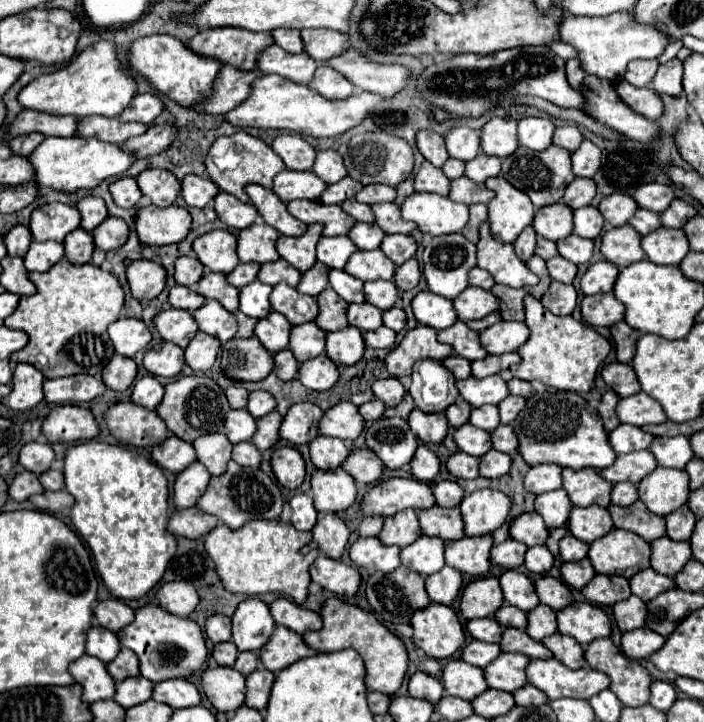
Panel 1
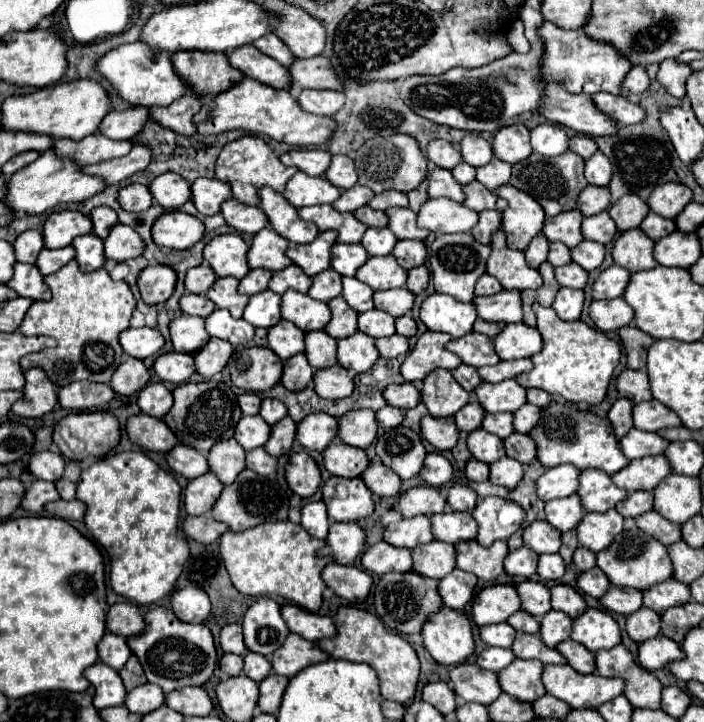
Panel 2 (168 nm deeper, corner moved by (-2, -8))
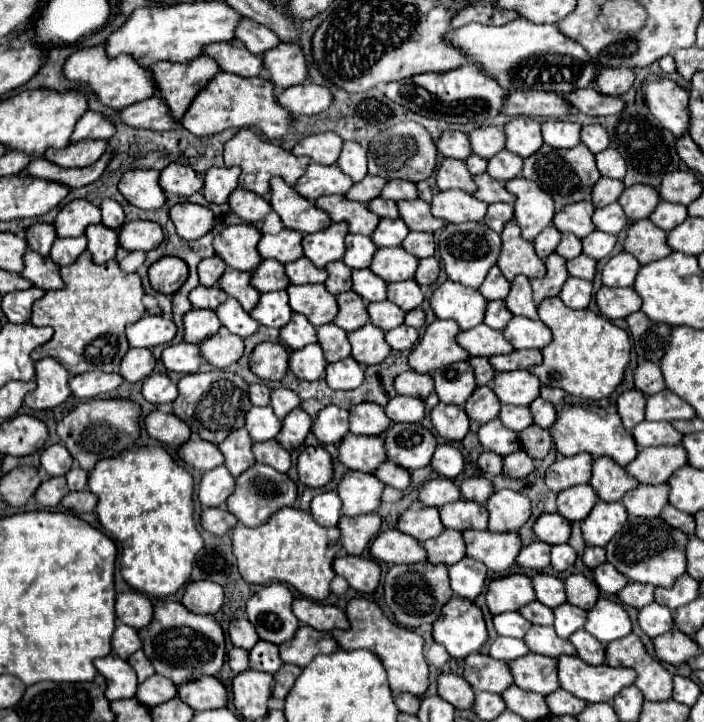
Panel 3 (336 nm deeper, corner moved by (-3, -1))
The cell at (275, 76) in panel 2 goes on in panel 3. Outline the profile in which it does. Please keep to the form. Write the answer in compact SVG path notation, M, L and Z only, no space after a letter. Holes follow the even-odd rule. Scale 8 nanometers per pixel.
M238 39L226 43L212 43L204 49L204 53L216 59L222 71L230 71L242 77L258 77L264 71L262 57L250 55L250 51L246 51L246 47L238 43Z

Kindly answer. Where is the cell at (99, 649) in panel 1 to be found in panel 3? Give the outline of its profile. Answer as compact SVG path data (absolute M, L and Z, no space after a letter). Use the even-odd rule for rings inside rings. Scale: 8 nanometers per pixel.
M118 625L112 635L112 653L120 659L128 659L134 651L142 647L142 641L138 637L138 631L128 625Z

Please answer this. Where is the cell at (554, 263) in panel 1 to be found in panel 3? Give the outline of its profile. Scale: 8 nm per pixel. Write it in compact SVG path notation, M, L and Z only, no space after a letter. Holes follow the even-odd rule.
M578 255L570 261L566 261L566 269L572 277L580 277L586 281L592 281L594 273L596 273L596 261L590 259L588 255Z

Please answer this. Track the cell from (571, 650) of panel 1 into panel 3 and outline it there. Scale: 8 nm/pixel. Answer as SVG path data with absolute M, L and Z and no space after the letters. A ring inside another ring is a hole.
M584 629L570 635L570 643L576 647L578 657L582 657L586 663L590 663L590 665L604 663L606 647L598 639L594 639L590 633L586 633Z

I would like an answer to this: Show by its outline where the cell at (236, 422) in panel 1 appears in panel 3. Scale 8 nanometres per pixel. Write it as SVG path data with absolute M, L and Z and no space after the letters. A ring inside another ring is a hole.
M252 407L246 413L244 427L250 433L252 441L268 441L278 435L282 421L278 421L272 407Z

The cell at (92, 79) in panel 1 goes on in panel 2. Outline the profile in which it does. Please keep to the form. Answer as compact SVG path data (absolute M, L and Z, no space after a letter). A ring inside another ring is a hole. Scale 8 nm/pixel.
M73 80L35 90L25 96L11 96L1 106L1 128L13 132L33 132L51 138L81 140L97 130L101 118L111 110L107 92L93 80Z

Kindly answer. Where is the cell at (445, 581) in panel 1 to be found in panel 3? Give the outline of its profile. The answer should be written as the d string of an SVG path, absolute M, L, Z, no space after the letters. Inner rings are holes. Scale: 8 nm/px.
M464 557L462 561L448 567L450 587L458 597L476 599L484 589L486 573L488 573L488 569L484 563L474 561L470 557Z

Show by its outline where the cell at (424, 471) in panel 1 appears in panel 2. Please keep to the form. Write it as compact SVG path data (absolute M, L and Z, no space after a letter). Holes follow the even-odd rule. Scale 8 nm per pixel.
M433 452L433 454L427 454L425 458L425 466L421 468L419 476L433 488L439 488L443 486L445 482L449 482L453 478L453 466L451 462L439 454L439 452Z

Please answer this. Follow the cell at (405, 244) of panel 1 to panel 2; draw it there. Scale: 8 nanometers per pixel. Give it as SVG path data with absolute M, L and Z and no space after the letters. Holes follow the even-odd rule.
M399 240L393 250L393 256L401 266L405 266L405 270L409 270L421 266L427 260L427 248L421 240Z

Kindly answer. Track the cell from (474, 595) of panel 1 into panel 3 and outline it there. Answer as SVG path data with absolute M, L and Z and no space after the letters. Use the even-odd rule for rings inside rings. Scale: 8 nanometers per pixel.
M514 573L508 577L500 577L490 581L486 591L486 605L492 615L504 611L516 611L518 607L534 601L534 589L530 577Z

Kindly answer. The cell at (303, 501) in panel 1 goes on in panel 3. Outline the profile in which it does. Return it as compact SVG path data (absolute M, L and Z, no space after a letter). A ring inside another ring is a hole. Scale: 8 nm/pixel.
M326 491L312 499L310 515L322 527L336 527L340 519L340 507L342 507L340 497L334 491Z

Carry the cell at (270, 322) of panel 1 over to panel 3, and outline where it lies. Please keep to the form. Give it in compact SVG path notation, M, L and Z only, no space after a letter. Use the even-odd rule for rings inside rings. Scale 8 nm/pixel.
M294 313L290 323L280 329L280 341L284 345L288 345L290 349L302 349L302 347L318 341L316 327L310 325L310 321L304 315Z

